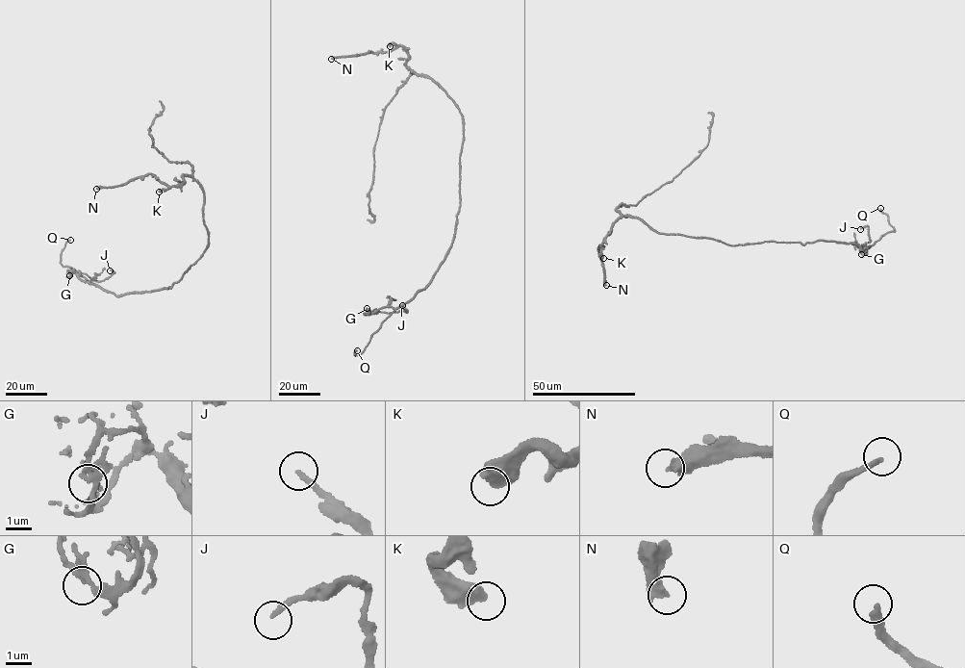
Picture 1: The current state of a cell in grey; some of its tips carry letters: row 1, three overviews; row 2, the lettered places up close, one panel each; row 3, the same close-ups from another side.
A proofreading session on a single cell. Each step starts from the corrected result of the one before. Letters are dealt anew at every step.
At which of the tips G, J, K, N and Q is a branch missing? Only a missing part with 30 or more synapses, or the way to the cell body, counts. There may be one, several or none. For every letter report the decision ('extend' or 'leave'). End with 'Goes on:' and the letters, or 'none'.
G: leave
J: leave
K: leave
N: extend
Q: extend
Goes on: N, Q

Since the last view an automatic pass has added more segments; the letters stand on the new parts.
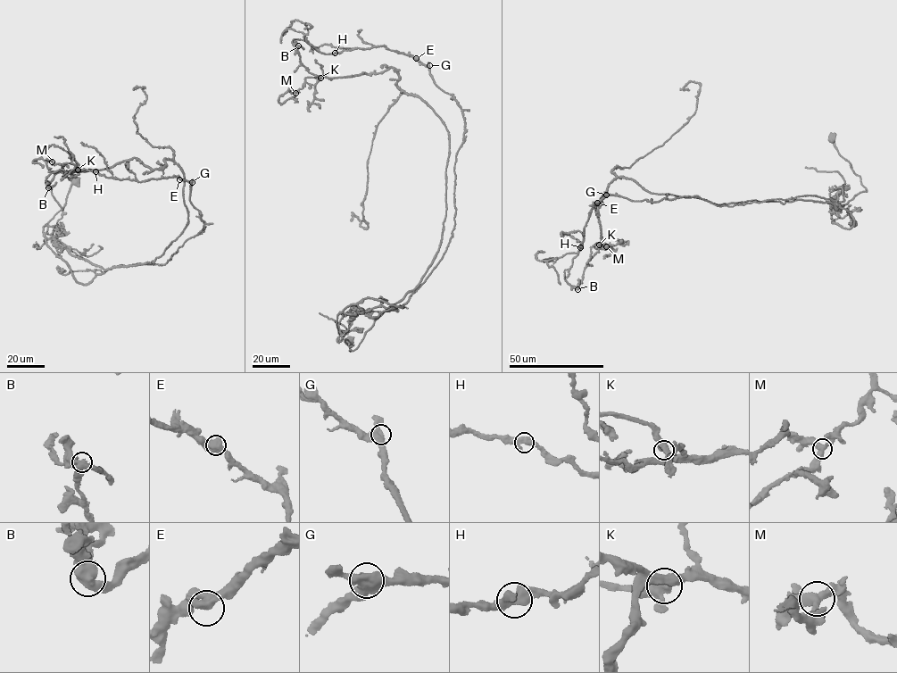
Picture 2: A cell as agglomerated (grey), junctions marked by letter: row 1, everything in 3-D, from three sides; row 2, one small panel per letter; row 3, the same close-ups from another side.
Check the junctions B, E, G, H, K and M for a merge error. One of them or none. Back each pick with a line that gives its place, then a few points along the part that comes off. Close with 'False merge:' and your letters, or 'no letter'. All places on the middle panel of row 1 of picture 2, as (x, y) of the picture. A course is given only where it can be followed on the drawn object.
B: (298, 45) | (298, 45), (414, 57), (464, 124), (454, 228), (426, 281), (401, 307), (348, 306), (342, 336), (319, 313)
False merge: B

